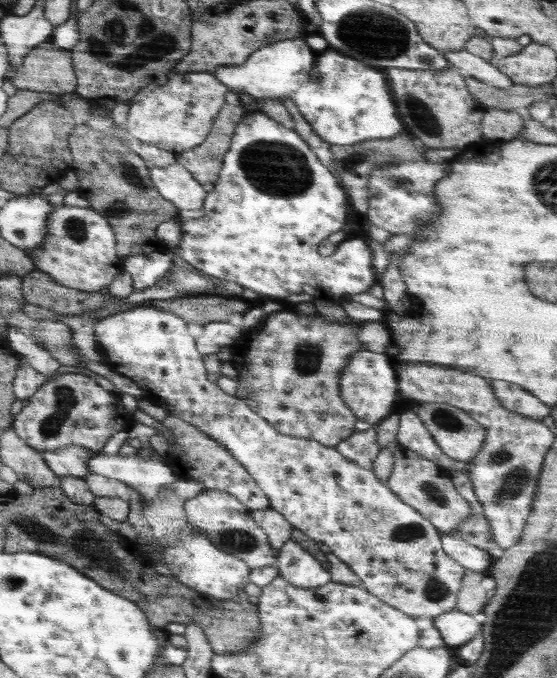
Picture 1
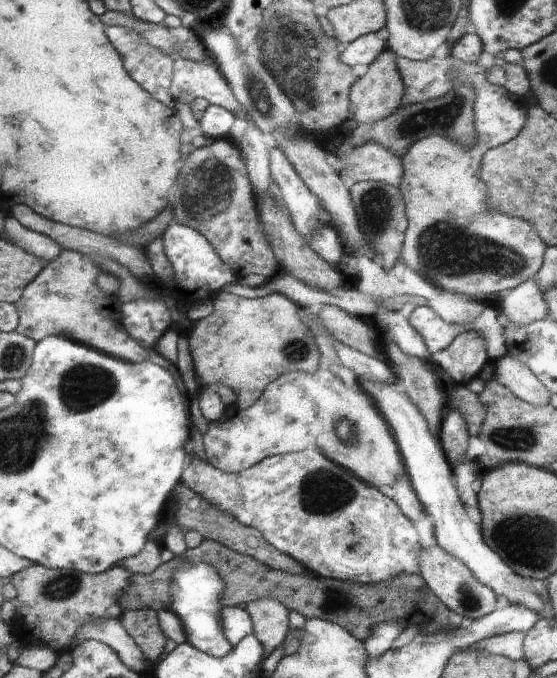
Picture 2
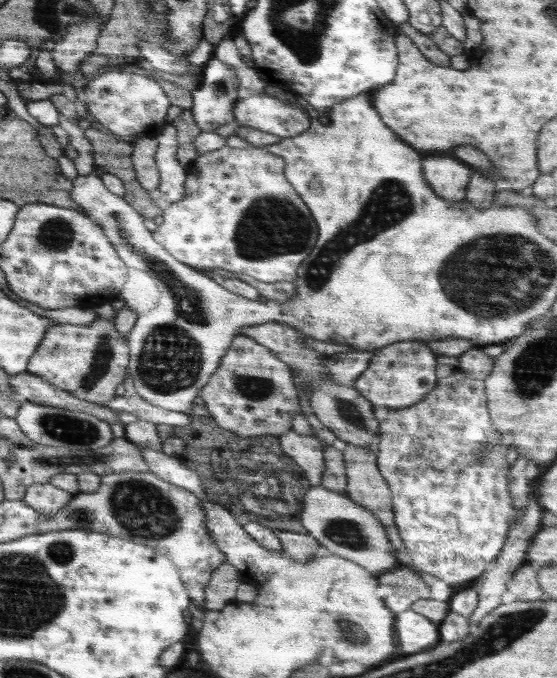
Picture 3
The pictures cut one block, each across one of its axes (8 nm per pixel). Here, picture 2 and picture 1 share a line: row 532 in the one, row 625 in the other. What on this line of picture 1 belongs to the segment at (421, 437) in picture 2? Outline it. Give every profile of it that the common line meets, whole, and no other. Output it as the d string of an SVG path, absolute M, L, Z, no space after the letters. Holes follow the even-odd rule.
M458 609L436 616L433 622L446 646L462 646L470 642L482 627L472 615Z

